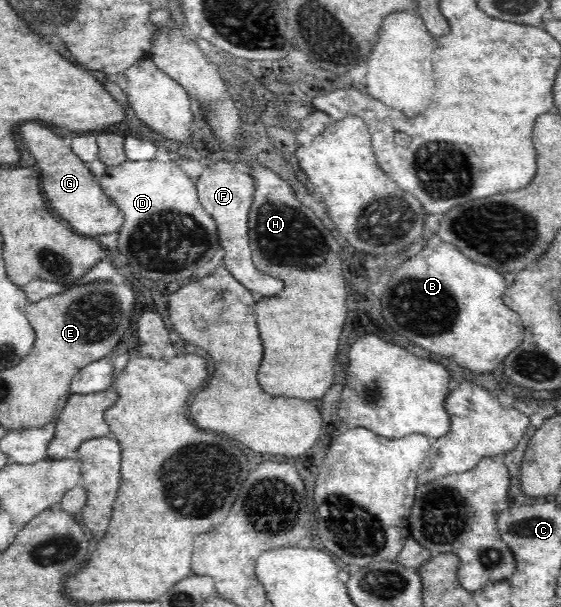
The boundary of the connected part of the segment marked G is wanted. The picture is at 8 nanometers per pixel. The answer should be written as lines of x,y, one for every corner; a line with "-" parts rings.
35,122
17,126
17,134
21,136
23,144
27,146
27,150
37,163
41,191
49,208
55,211
58,219
67,221
75,233
84,235
86,238
96,234
115,232
121,228
123,216
119,216
117,206
103,194
99,182
95,180
88,166
59,136
55,136
49,128

